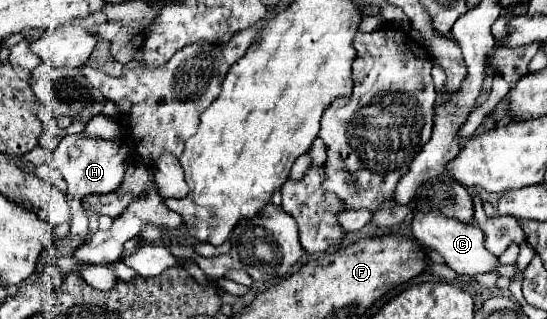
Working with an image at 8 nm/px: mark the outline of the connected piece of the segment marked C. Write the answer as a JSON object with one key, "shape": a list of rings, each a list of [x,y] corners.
{"shape":[[[417,212],[413,216],[413,236],[421,246],[439,252],[445,258],[445,264],[457,274],[473,276],[473,274],[483,274],[483,272],[495,272],[499,268],[499,258],[485,248],[485,236],[481,228],[475,224],[463,224],[439,212],[429,212],[429,214]]]}

